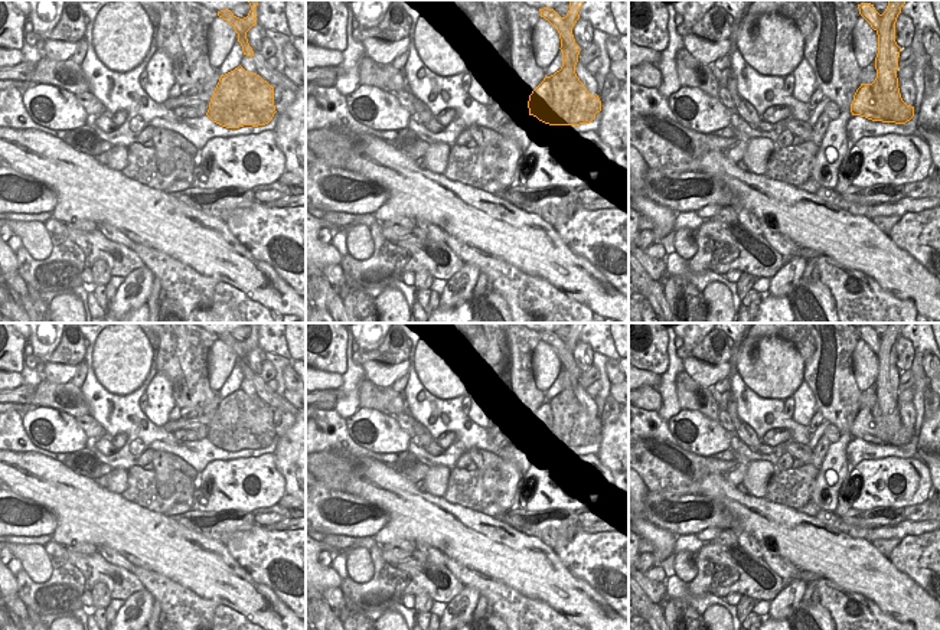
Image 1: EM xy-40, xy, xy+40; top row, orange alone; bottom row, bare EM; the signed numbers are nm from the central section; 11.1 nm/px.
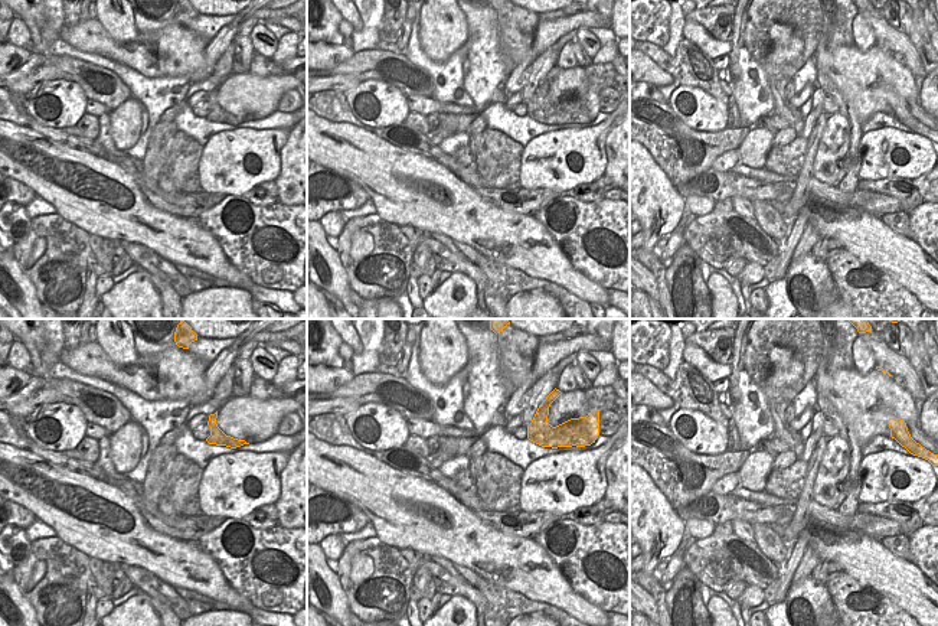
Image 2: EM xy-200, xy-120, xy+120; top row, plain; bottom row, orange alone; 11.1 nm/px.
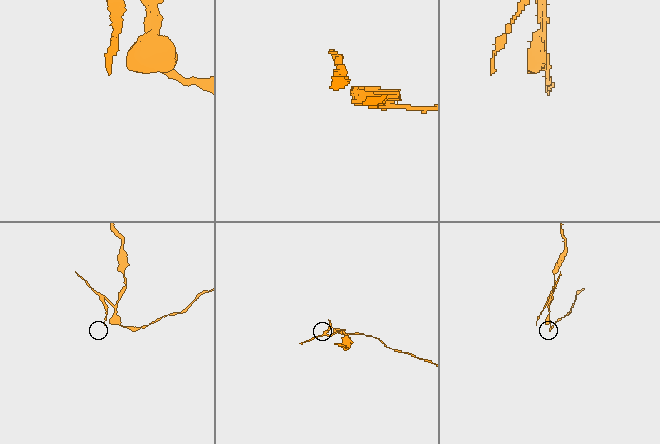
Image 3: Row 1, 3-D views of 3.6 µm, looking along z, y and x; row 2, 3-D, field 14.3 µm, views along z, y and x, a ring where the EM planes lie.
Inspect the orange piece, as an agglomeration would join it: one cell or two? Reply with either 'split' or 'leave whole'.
split

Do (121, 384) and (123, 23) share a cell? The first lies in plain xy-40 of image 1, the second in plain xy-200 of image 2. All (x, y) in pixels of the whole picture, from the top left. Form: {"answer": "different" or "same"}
{"answer": "same"}

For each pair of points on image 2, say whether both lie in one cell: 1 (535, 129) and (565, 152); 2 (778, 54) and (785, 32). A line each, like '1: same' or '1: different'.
1: different
2: same

